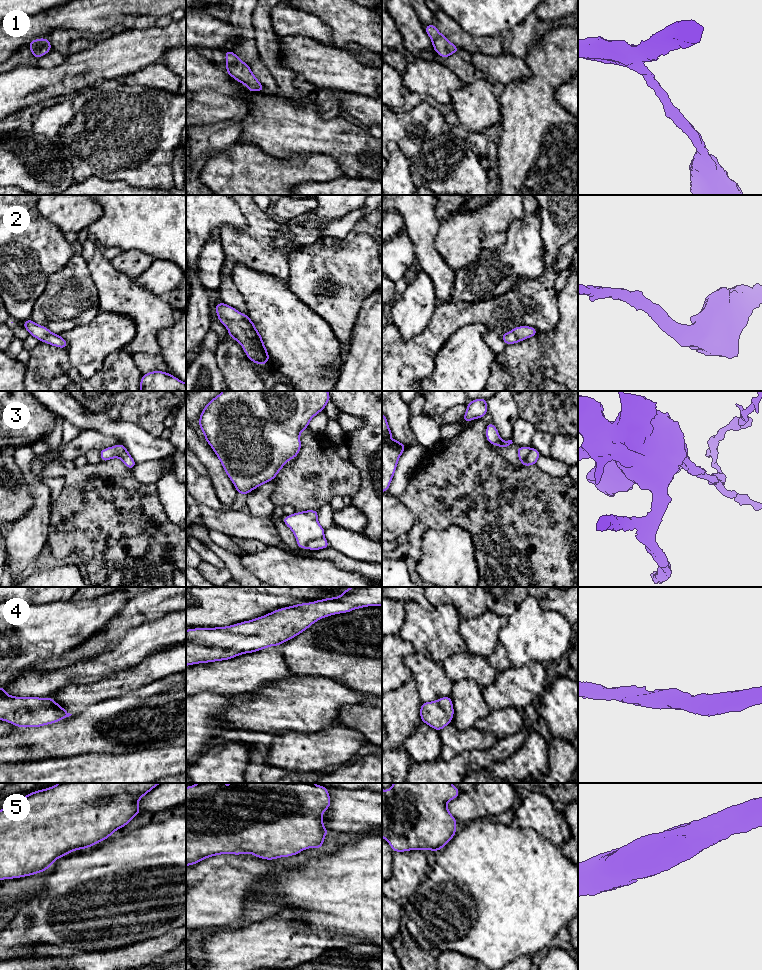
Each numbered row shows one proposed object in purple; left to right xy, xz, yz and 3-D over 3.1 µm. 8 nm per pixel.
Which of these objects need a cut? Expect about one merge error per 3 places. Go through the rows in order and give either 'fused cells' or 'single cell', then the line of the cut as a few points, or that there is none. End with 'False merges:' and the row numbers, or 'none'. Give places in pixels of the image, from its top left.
1: single cell | no cut
2: single cell | no cut
3: fused cells | xz (323, 536), (312, 539), (306, 547)
4: single cell | no cut
5: single cell | no cut
False merges: 3

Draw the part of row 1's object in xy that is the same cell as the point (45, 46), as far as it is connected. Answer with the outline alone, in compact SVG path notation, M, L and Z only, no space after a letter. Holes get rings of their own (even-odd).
M47 38L34 39L28 42L27 45L31 49L32 56L37 59L52 50L51 43Z

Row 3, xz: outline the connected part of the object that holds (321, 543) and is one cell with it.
M324 537L312 540L307 545L307 548L311 551L320 550L320 549L324 549L324 548L329 548L329 547L330 547L330 544Z

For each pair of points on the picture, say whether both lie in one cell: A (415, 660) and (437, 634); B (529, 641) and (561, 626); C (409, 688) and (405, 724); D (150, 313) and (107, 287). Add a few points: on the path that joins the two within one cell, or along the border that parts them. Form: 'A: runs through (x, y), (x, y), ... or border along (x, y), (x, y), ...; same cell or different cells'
A: border along (415, 651), (421, 652), (441, 663); different cells
B: runs through (537, 635), (550, 635), (553, 633); same cell
C: runs through (405, 697), (405, 715); same cell
D: runs through (139, 304), (130, 297), (122, 296), (118, 292); same cell

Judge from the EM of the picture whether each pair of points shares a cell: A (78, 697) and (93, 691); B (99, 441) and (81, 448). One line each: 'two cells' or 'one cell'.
A: one cell
B: one cell

